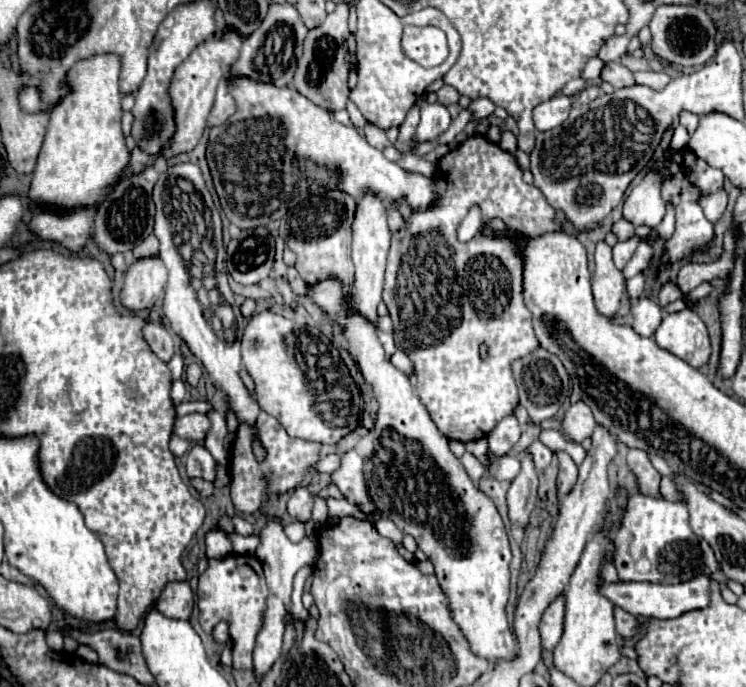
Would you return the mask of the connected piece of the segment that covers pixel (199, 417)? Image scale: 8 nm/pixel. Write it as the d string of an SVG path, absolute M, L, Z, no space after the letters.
M188 414L176 420L174 432L182 438L188 438L196 444L202 444L206 440L206 434L210 430L210 418L206 414Z

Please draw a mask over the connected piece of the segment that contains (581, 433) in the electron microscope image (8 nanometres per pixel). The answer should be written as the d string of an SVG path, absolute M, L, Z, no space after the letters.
M576 402L564 414L562 426L564 426L564 432L568 434L568 438L572 442L580 444L584 438L590 438L594 426L596 426L596 420L592 416L590 406L586 406L586 402Z

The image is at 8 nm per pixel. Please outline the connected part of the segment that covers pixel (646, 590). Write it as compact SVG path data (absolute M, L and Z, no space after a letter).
M698 576L690 582L676 584L676 586L664 586L664 584L650 584L650 582L620 582L620 584L602 584L600 590L614 606L624 608L630 614L636 616L650 616L660 620L678 618L690 610L700 610L710 604L710 578Z

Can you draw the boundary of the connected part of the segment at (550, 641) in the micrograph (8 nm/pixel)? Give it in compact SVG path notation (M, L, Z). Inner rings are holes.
M564 594L558 596L542 614L540 620L542 646L546 650L554 650L554 646L562 636L562 630L564 630Z

